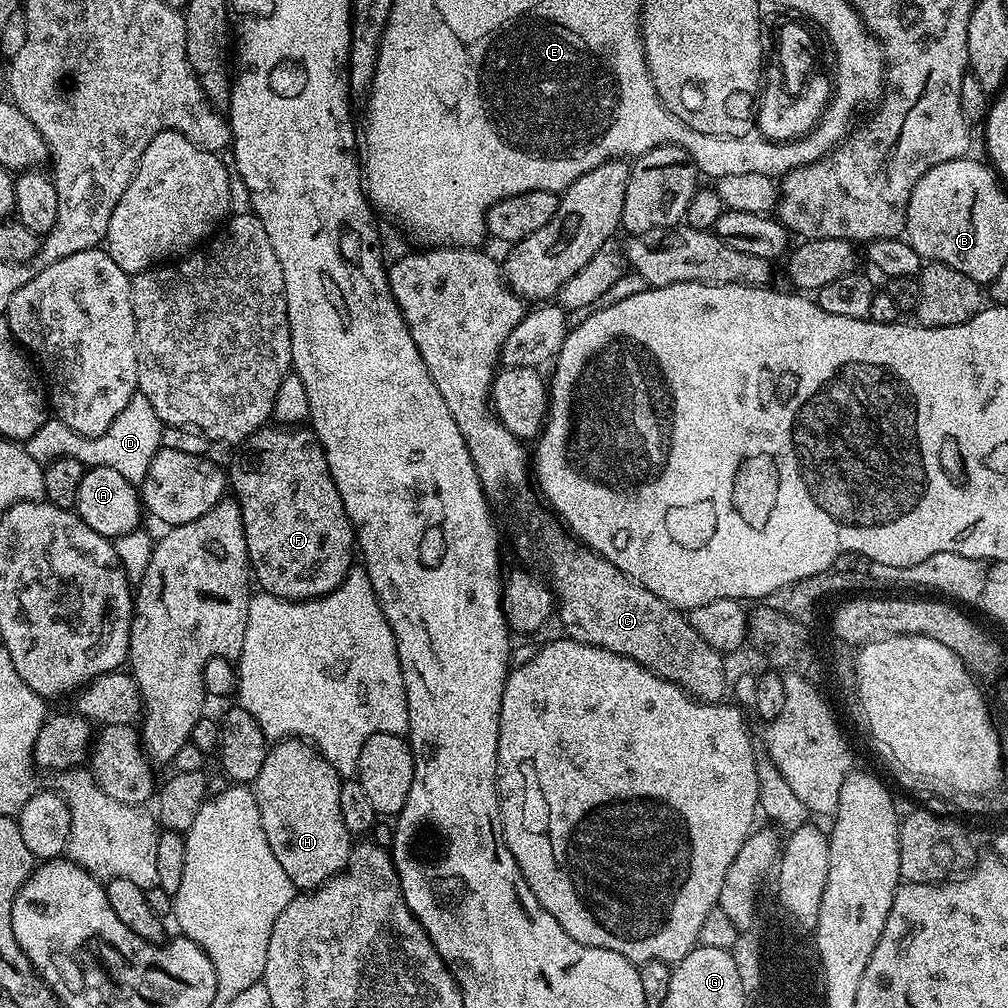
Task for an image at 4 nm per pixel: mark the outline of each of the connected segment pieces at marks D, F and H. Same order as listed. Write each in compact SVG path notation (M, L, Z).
M137 394L126 406L126 410L122 410L122 414L118 414L118 418L114 418L114 422L110 422L110 426L102 434L79 436L77 432L70 430L70 426L66 426L60 420L48 418L45 419L42 426L38 426L38 430L34 430L34 434L30 434L28 440L23 441L22 447L26 450L26 454L30 454L30 458L34 458L34 462L38 462L42 466L63 456L78 458L78 462L82 462L88 468L110 466L110 470L118 470L118 474L122 474L122 478L126 478L126 482L140 486L143 485L146 474L150 470L150 462L154 458L154 454L162 446L160 439L164 430L165 425L158 418L154 406L150 406L150 398Z
M265 426L233 452L232 461L226 464L226 480L240 506L255 583L260 583L263 591L287 600L313 600L333 592L354 567L354 529L316 433L308 426Z
M285 738L269 747L254 781L262 830L293 889L311 890L325 884L348 865L354 837L342 822L338 794L342 777L307 740Z

